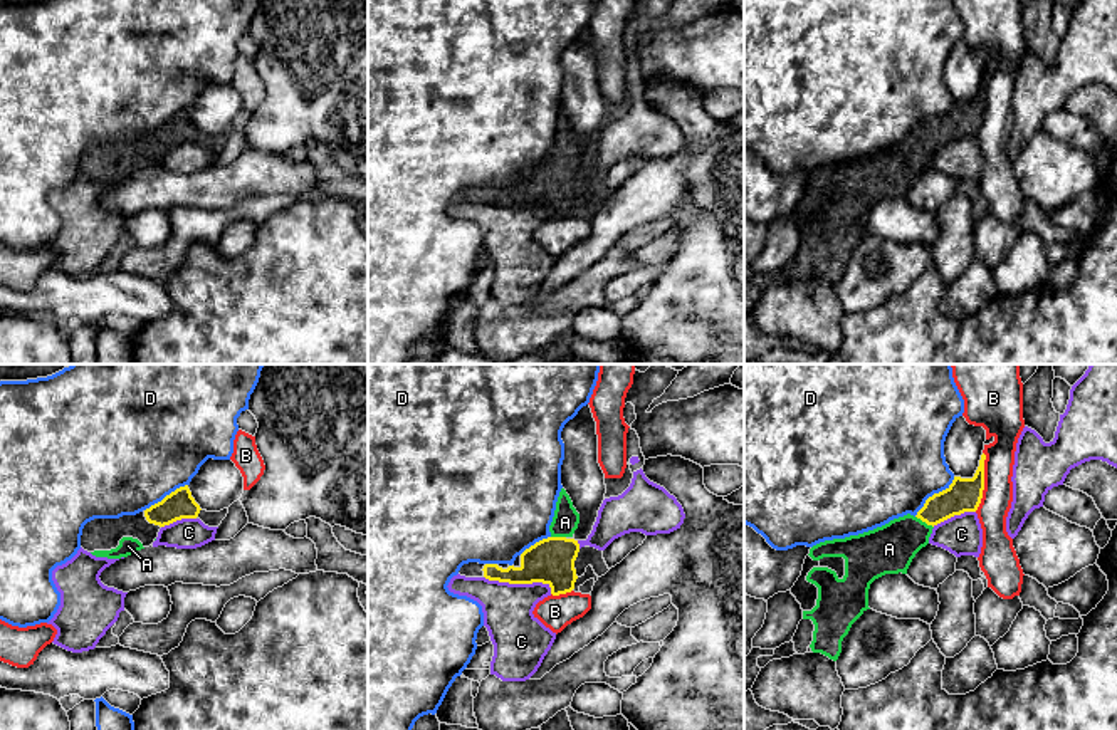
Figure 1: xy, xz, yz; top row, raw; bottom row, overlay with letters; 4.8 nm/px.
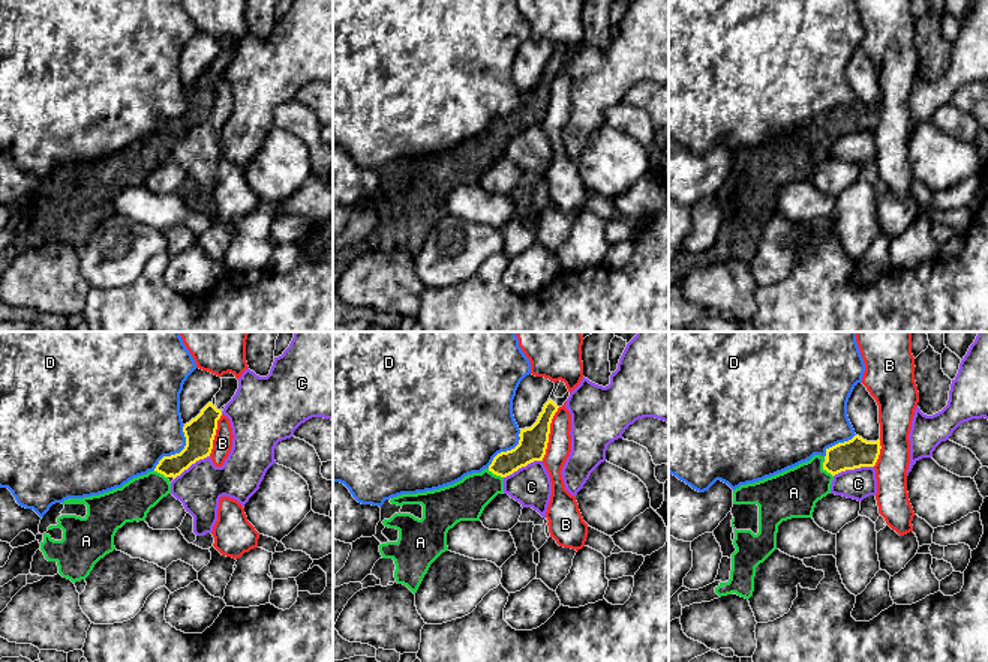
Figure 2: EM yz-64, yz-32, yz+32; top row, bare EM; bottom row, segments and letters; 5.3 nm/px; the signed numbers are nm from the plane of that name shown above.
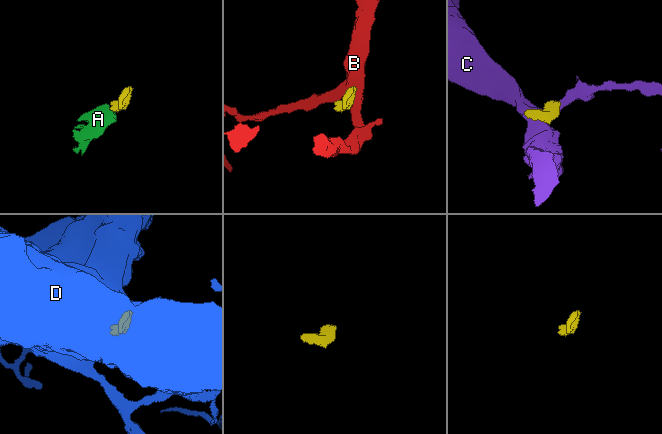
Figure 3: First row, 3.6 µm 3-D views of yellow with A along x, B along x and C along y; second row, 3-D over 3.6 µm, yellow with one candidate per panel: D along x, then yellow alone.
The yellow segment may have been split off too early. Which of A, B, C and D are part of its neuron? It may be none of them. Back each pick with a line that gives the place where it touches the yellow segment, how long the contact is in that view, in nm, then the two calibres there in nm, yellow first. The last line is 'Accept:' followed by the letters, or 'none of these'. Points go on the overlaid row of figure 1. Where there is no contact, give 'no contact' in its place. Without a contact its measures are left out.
A: contact yz (924, 521); length 110 nm; calibres 160 and 240 nm
Accept: A

